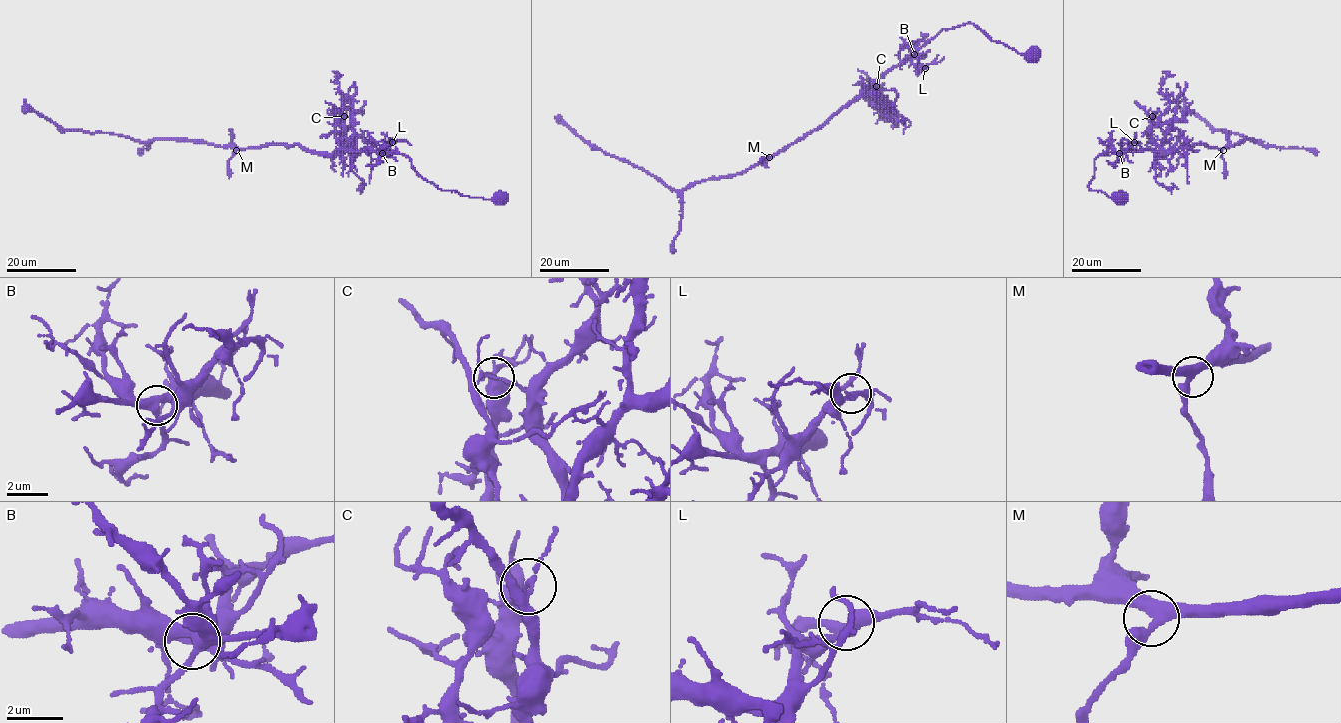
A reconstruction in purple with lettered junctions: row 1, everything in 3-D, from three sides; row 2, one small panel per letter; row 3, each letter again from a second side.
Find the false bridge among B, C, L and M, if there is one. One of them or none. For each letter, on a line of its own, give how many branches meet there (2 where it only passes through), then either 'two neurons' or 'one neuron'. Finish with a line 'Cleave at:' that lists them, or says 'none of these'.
B: 3 branches meet; one neuron
C: 3 branches meet; two neurons
L: 3 branches meet; one neuron
M: 3 branches meet; one neuron
Cleave at: C

